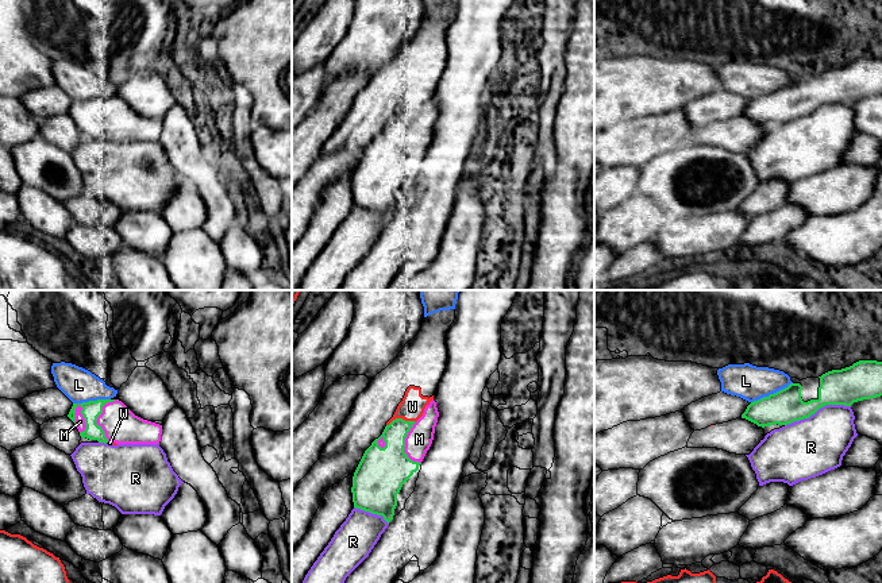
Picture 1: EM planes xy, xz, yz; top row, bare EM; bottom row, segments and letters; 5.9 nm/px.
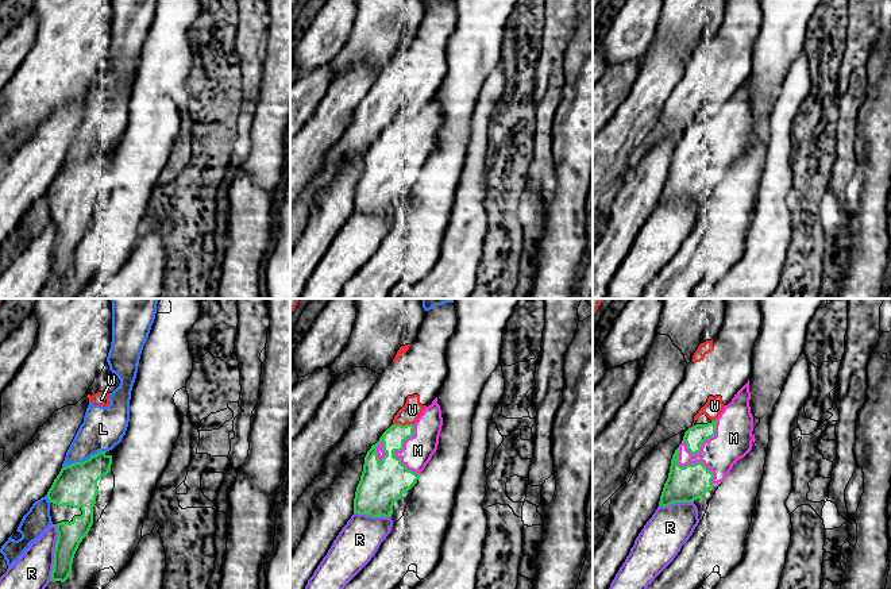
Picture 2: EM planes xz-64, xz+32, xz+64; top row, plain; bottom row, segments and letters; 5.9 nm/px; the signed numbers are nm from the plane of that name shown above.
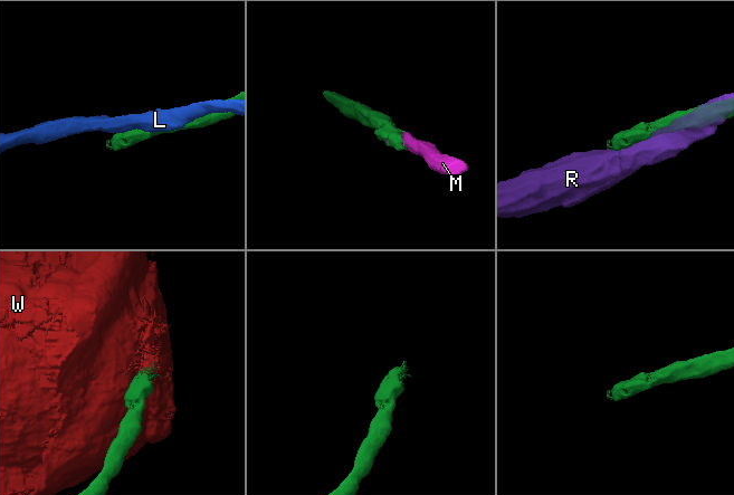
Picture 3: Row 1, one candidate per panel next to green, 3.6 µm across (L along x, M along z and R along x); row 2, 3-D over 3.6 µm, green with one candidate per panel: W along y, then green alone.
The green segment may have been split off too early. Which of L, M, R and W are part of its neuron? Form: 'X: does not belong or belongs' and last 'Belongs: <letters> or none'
L: does not belong
M: belongs
R: does not belong
W: does not belong
Belongs: M

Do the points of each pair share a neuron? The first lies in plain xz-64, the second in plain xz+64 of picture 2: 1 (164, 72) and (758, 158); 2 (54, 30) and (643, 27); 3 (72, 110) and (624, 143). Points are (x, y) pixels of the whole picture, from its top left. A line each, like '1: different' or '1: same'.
1: same
2: different
3: different

